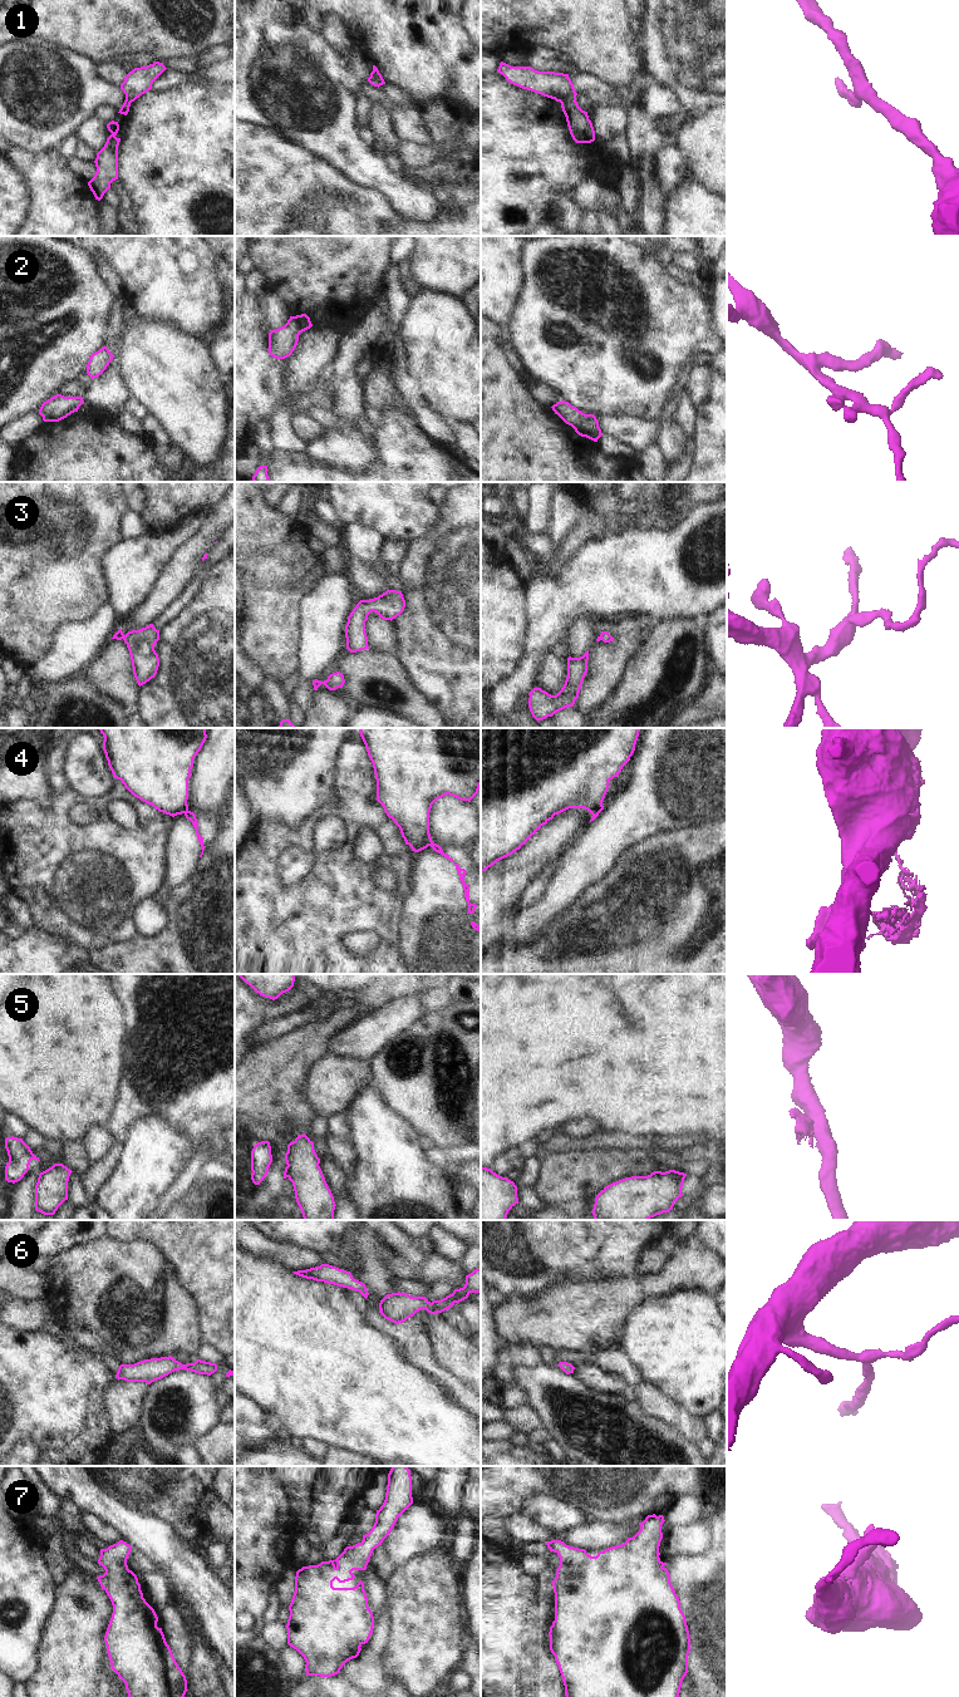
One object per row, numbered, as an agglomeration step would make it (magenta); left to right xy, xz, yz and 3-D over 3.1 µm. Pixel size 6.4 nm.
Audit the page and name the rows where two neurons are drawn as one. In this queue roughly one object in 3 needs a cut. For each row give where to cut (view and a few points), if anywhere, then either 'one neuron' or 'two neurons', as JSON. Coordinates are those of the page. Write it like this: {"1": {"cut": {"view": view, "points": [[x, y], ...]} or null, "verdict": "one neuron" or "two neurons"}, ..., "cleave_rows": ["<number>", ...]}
{"1": {"cut": null, "verdict": "one neuron"}, "2": {"cut": null, "verdict": "one neuron"}, "3": {"cut": null, "verdict": "one neuron"}, "4": {"cut": {"view": "xy", "points": [[187, 810], [183, 812]]}, "verdict": "two neurons"}, "5": {"cut": {"view": "xz", "points": [[288, 1152], [286, 1164]]}, "verdict": "two neurons"}, "6": {"cut": null, "verdict": "one neuron"}, "7": {"cut": null, "verdict": "one neuron"}, "cleave_rows": ["4", "5"]}

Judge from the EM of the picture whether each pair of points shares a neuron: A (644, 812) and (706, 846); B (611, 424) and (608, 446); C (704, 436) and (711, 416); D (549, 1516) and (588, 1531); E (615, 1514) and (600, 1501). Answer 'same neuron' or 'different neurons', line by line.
A: different neurons
B: different neurons
C: same neuron
D: different neurons
E: same neuron

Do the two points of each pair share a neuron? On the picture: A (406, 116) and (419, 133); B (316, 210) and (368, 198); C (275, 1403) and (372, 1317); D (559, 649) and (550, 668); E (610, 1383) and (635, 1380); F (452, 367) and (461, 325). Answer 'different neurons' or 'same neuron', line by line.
A: same neuron
B: same neuron
C: different neurons
D: different neurons
E: different neurons
F: same neuron

